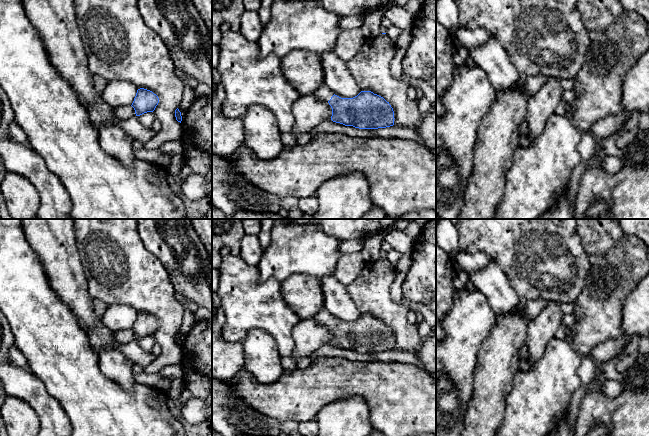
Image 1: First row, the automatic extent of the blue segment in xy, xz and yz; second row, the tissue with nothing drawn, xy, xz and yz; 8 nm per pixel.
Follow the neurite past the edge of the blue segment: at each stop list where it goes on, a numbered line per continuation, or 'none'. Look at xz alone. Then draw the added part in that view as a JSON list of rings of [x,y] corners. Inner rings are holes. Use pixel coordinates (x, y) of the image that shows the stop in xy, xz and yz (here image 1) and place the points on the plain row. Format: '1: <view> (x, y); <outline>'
1: xz (323, 316); [[[322,308],[315,316],[314,319],[325,326],[328,326],[334,317],[325,309]]]

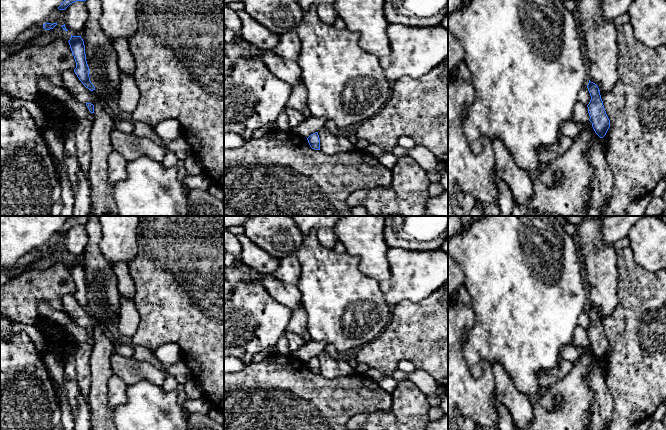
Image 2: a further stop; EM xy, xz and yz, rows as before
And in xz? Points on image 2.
none

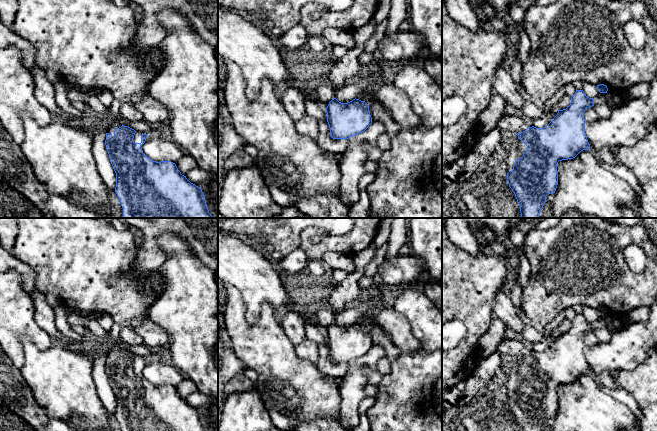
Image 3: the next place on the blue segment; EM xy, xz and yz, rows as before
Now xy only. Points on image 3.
1: xy (113, 348); [[[109,343],[108,349],[107,349],[107,357],[114,360],[114,355],[121,351],[122,349],[128,350],[122,343]]]

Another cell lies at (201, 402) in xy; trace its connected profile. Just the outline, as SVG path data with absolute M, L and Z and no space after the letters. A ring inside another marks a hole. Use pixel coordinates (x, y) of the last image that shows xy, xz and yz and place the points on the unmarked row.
M195 391L188 395L186 402L196 410L202 412L207 410L211 404L217 401L216 398L210 395L205 395L199 391Z

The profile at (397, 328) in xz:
M376 302L370 316L386 332L400 352L415 353L421 350L421 345L414 337L408 321L393 306L388 307Z

